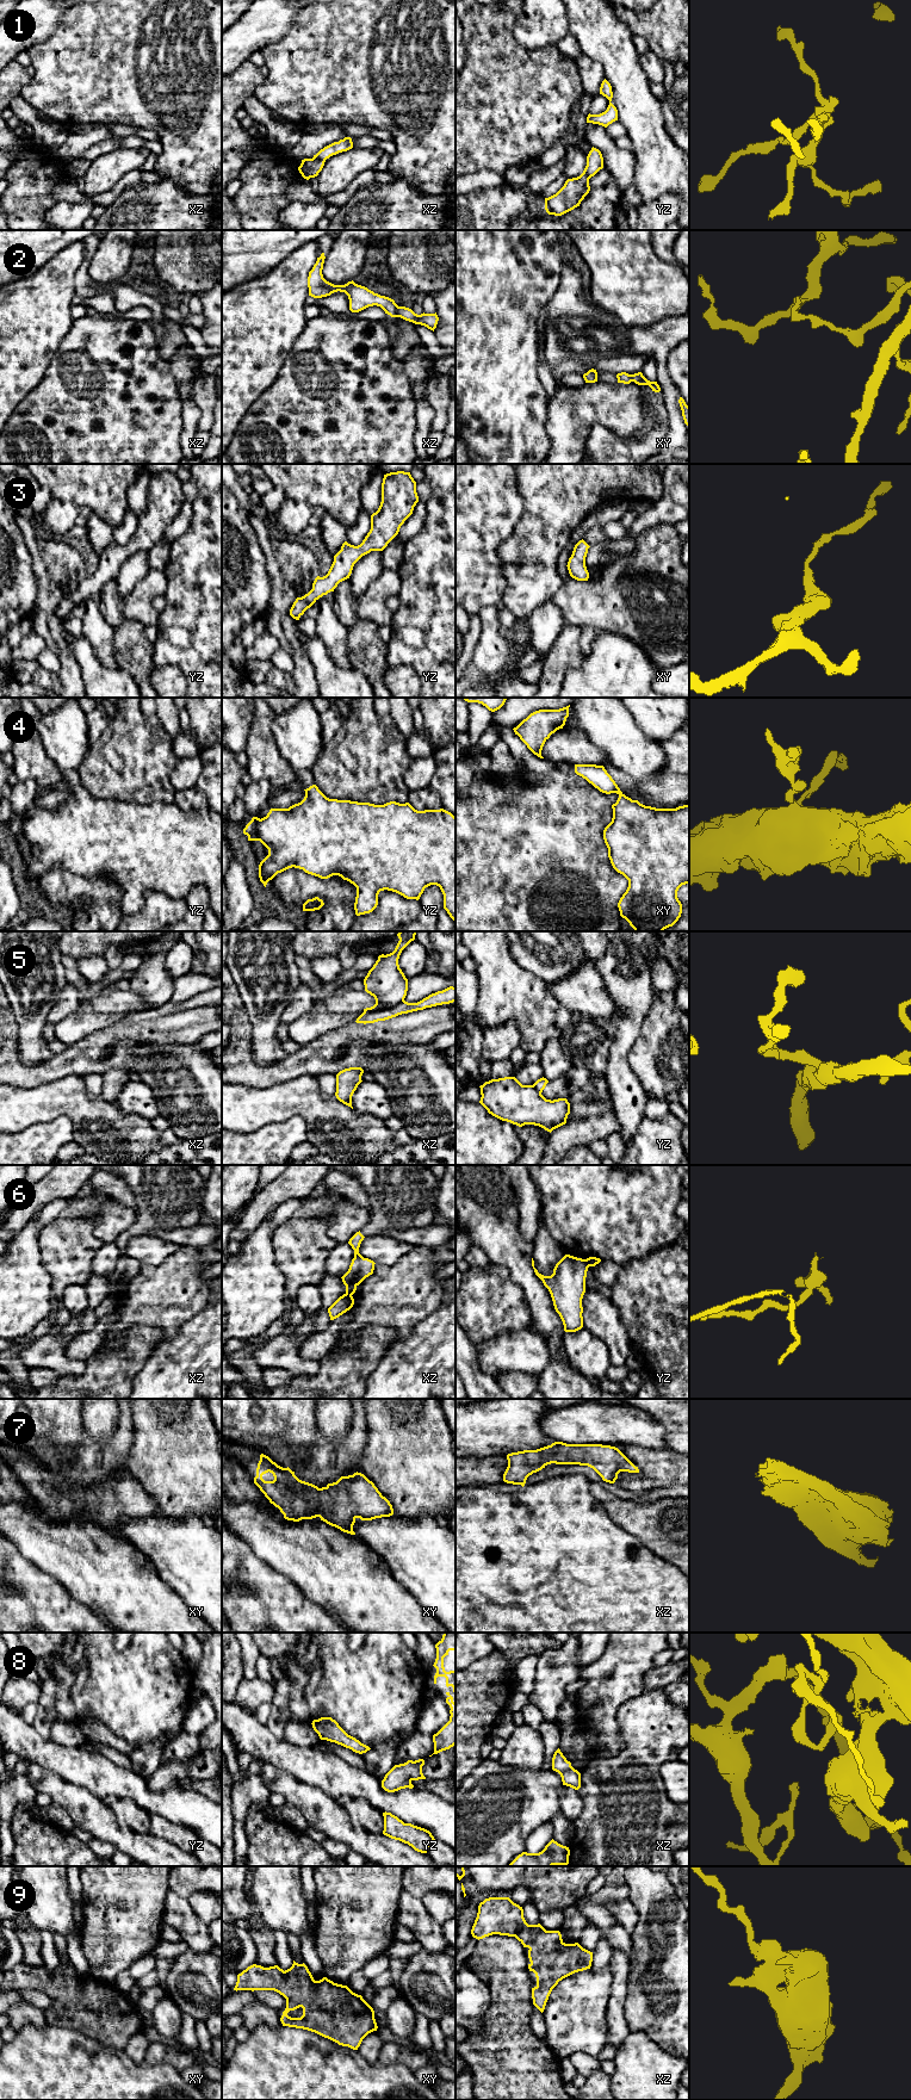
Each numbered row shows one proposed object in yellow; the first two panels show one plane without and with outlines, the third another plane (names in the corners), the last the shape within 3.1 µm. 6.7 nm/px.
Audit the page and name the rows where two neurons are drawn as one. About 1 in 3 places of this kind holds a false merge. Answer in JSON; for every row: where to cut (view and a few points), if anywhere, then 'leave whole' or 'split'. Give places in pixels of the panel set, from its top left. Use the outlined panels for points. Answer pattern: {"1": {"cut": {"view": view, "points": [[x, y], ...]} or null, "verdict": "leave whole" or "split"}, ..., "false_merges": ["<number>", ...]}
{"1": {"cut": null, "verdict": "leave whole"}, "2": {"cut": {"view": "xz", "points": [[398, 307], [397, 316]]}, "verdict": "split"}, "3": {"cut": null, "verdict": "leave whole"}, "4": {"cut": null, "verdict": "leave whole"}, "5": {"cut": {"view": "xz", "points": [[403, 999], [392, 1007], [364, 1013]]}, "verdict": "split"}, "6": {"cut": {"view": "yz", "points": [[583, 1259], [588, 1267]]}, "verdict": "split"}, "7": {"cut": null, "verdict": "leave whole"}, "8": {"cut": null, "verdict": "leave whole"}, "9": {"cut": null, "verdict": "leave whole"}, "false_merges": ["2", "5", "6"]}

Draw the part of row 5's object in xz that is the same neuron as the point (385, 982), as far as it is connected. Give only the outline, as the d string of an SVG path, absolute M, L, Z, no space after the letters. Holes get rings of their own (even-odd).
M399 931L399 941L390 954L382 954L364 979L365 991L374 997L376 1004L364 1012L385 1010L402 1003L408 991L408 979L399 968L402 950L415 940L416 931Z

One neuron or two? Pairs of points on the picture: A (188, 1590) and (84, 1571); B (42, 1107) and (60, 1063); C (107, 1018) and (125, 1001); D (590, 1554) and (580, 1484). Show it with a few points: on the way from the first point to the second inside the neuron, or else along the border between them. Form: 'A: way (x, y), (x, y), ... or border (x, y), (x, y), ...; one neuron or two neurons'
A: border (153, 1563), (156, 1573), (175, 1593); two neurons
B: border (80, 1075), (67, 1075), (25, 1088); two neurons
C: border (87, 1003), (99, 1011), (125, 1015); two neurons
D: way (580, 1536), (580, 1501); one neuron

